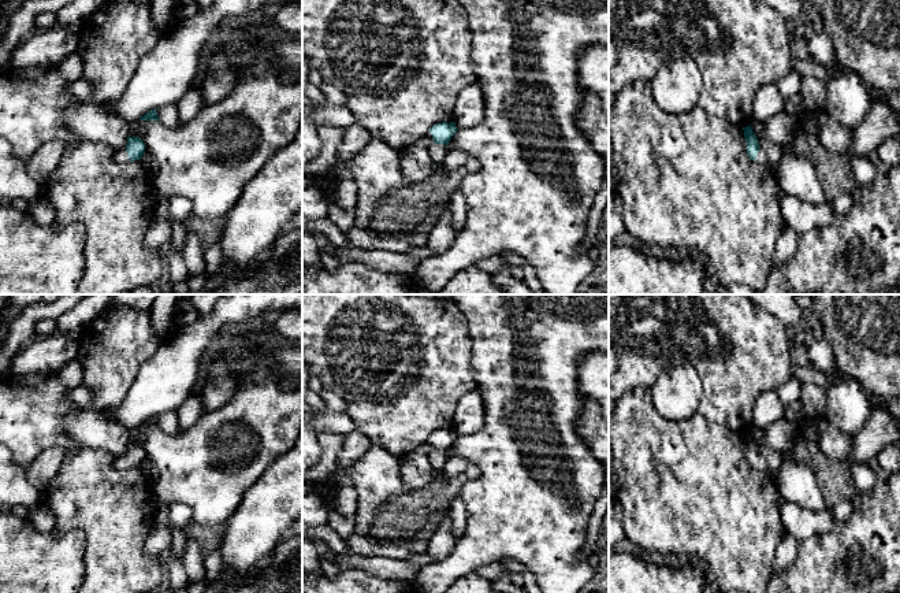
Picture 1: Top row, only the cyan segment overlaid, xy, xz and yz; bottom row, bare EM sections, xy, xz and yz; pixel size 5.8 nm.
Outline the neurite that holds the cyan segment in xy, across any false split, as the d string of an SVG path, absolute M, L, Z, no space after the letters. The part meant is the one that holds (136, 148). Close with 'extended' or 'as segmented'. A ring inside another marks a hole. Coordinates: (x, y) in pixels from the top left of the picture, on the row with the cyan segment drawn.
M140 137L127 138L124 148L116 149L114 159L119 164L127 164L134 160L140 160L145 153L145 144Z | extended

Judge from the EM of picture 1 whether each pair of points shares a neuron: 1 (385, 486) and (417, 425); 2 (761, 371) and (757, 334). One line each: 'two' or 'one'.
1: two
2: one

